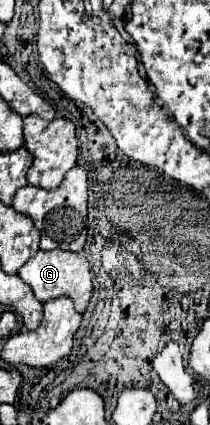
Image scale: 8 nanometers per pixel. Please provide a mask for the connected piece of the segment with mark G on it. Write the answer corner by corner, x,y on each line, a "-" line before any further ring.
52,249
52,251
38,251
32,259
28,259
28,263
18,271
20,279
24,283
28,283
34,291
34,295
44,303
48,299
54,297
62,297
68,295
74,305
76,311
84,313
88,299
92,295
92,279
90,279
90,267
88,267
88,259
86,255
80,253
70,253
70,251
62,251
62,249

